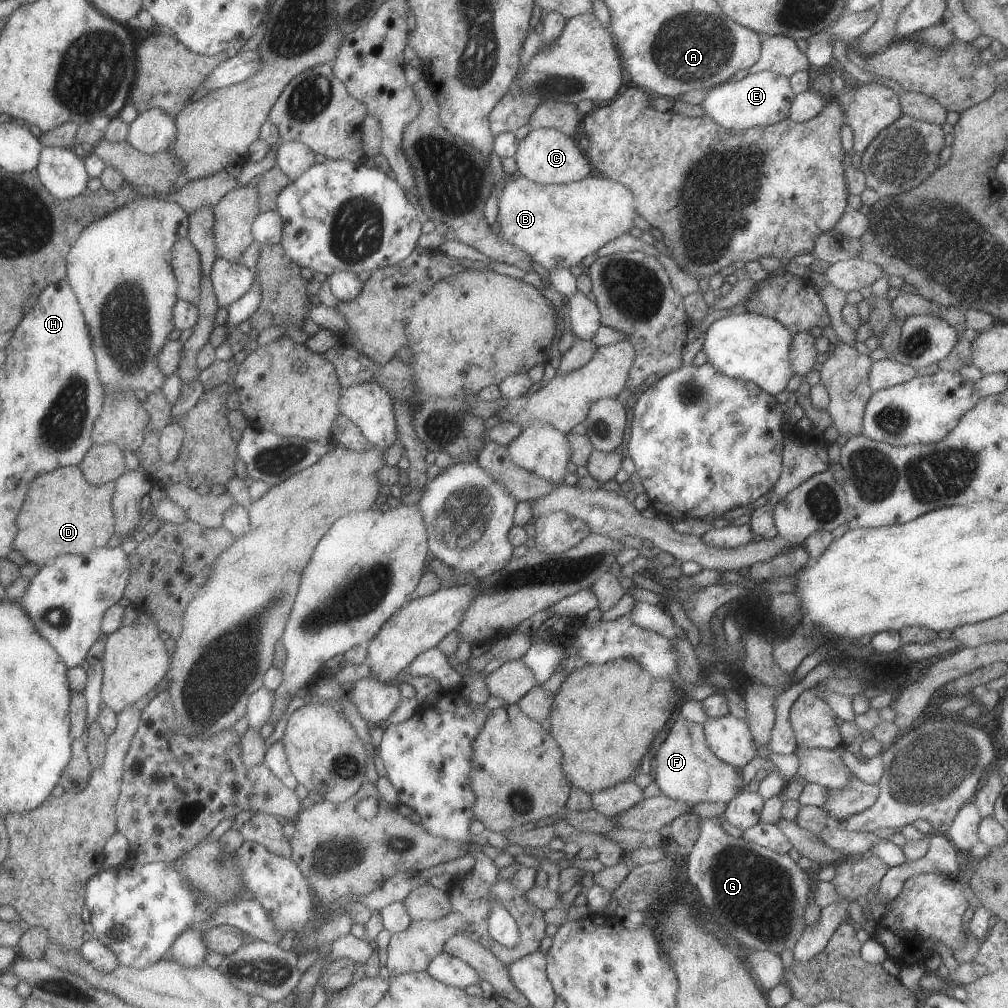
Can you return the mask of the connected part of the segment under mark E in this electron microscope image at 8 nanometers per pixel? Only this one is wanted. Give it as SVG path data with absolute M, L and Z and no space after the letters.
M758 71L749 73L737 82L728 80L708 89L699 105L704 116L711 118L718 126L726 130L740 130L755 126L765 127L786 119L794 96L787 77L778 76L770 71Z

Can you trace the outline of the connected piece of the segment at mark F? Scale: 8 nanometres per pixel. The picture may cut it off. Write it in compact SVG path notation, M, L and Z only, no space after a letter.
M680 717L673 722L673 726L669 728L669 734L665 736L663 743L657 748L655 752L655 772L651 773L653 780L660 789L660 793L668 798L687 802L691 805L698 803L717 803L727 805L736 795L737 788L745 790L740 787L741 776L735 773L735 768L729 764L718 760L706 746L702 726L698 723L688 722Z

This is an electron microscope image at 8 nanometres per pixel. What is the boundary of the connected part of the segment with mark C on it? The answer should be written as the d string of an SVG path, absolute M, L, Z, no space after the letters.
M549 128L531 129L527 136L518 142L514 158L517 165L516 174L539 185L566 184L582 180L593 173L589 161L573 144L572 138Z

